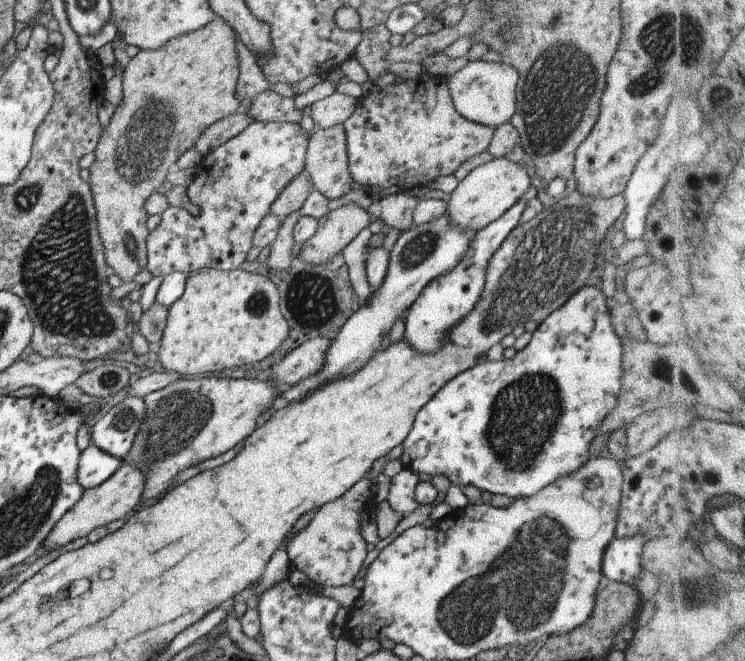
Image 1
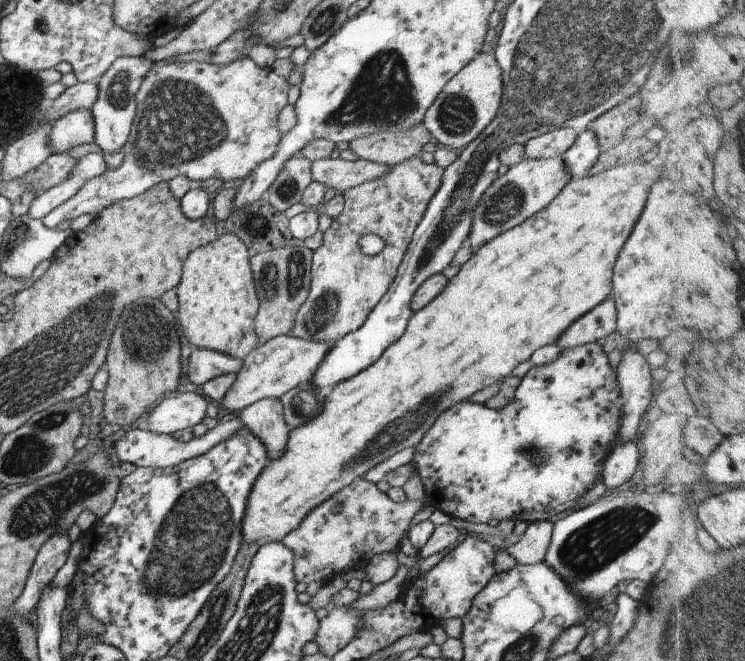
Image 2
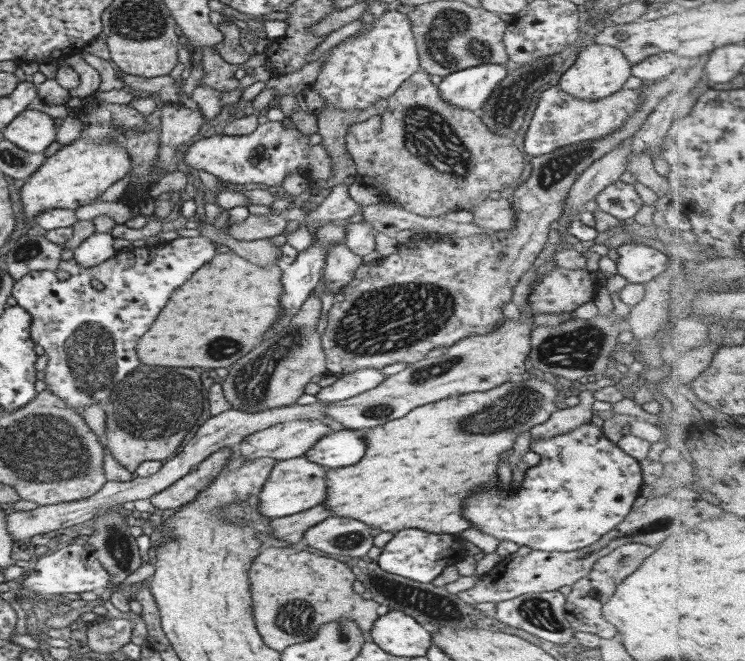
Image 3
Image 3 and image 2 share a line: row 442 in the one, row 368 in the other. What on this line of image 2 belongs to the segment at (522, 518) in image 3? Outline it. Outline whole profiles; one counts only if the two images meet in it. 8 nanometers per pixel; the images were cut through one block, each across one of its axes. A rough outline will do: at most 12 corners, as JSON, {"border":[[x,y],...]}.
{"border":[[592,341],[532,366],[502,410],[442,411],[413,454],[427,502],[550,521],[621,428]]}

